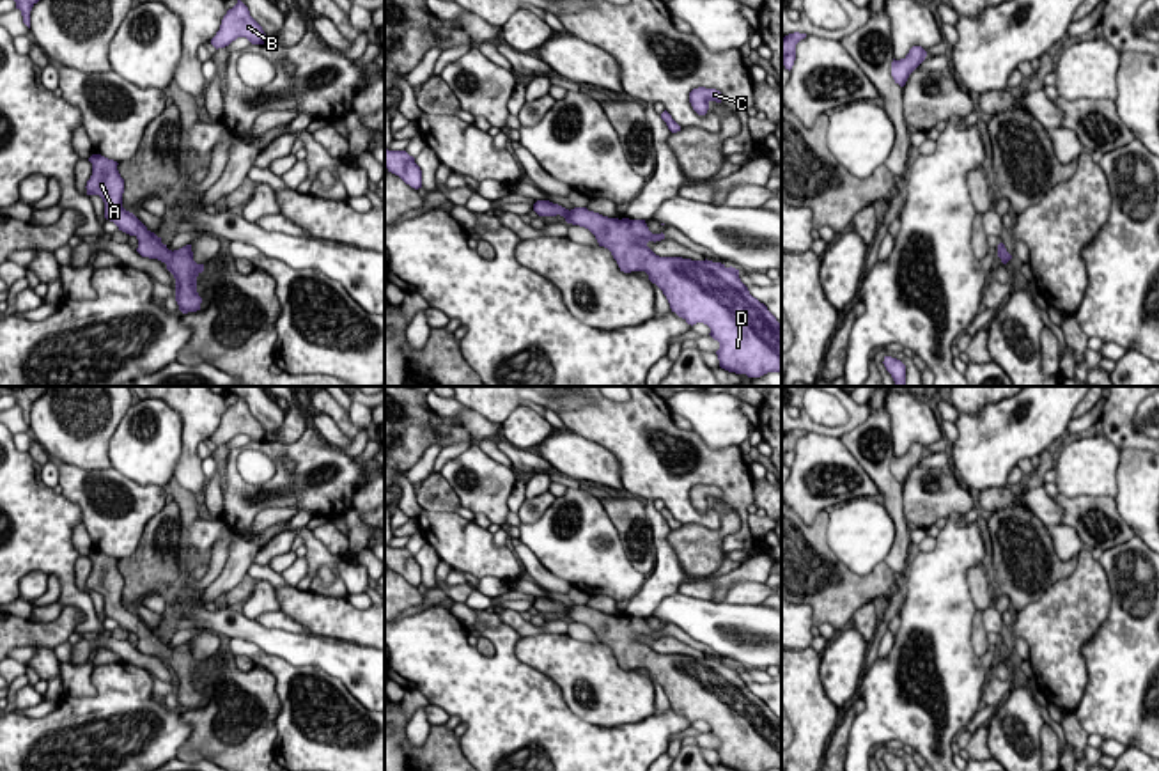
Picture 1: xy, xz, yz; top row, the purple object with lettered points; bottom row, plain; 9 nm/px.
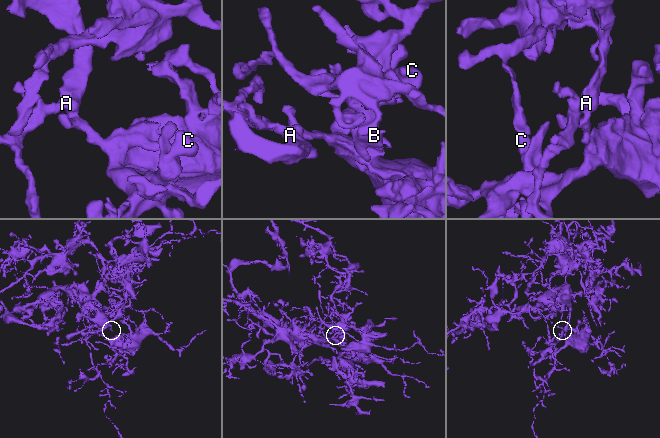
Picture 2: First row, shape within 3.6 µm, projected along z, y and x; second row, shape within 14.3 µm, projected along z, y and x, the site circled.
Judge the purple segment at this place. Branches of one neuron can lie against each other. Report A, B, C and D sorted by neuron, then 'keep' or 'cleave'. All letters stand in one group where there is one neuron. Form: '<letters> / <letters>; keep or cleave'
A B C D; keep

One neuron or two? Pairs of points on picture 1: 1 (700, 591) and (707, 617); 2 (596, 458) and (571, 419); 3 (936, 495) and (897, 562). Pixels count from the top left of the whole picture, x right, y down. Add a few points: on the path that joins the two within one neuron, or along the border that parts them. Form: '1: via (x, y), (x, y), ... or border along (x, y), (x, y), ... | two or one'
1: border along (679, 591), (713, 601) | two
2: border along (567, 428), (606, 447), (617, 458) | two
3: border along (902, 484), (902, 514), (911, 525) | two

